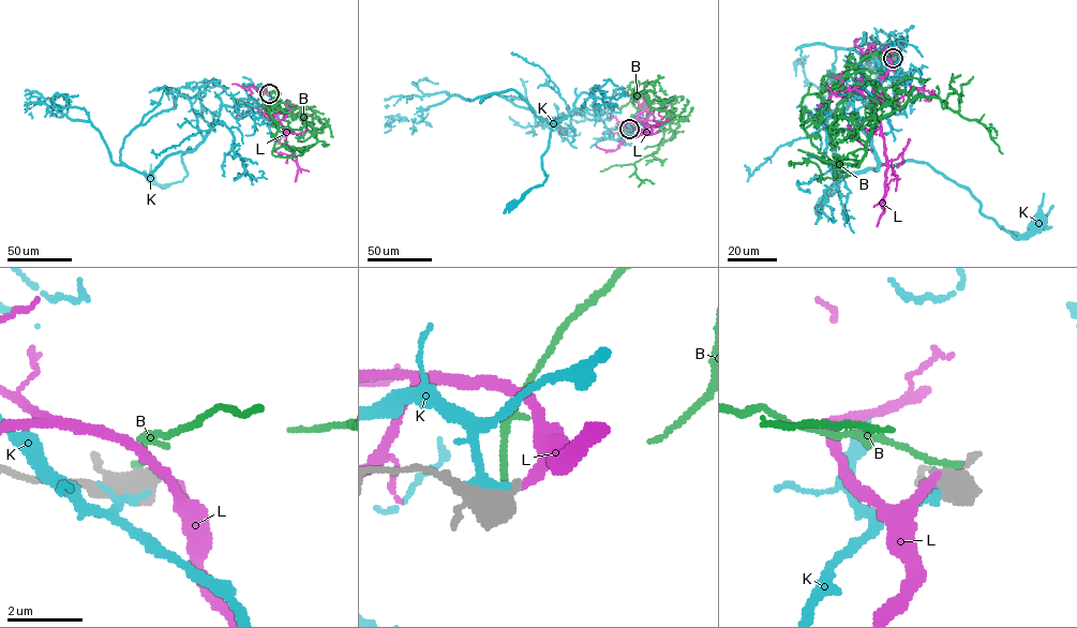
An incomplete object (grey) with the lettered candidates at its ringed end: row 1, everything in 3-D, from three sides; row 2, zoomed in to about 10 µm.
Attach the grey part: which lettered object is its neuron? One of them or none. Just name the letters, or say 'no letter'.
no letter

